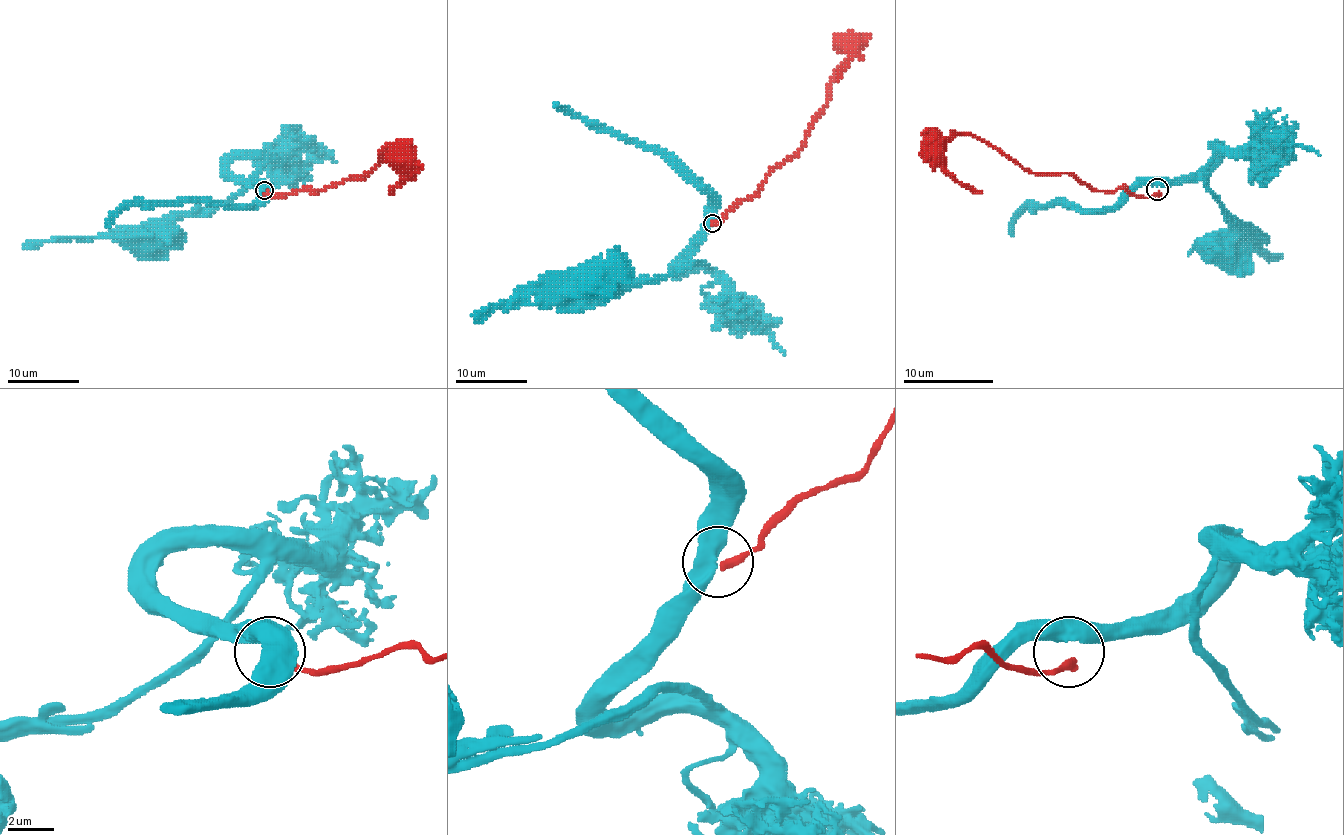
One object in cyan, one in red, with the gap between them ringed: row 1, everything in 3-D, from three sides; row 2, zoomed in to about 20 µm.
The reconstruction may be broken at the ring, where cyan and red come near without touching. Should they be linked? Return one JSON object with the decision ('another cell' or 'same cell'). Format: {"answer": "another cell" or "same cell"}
{"answer": "another cell"}

